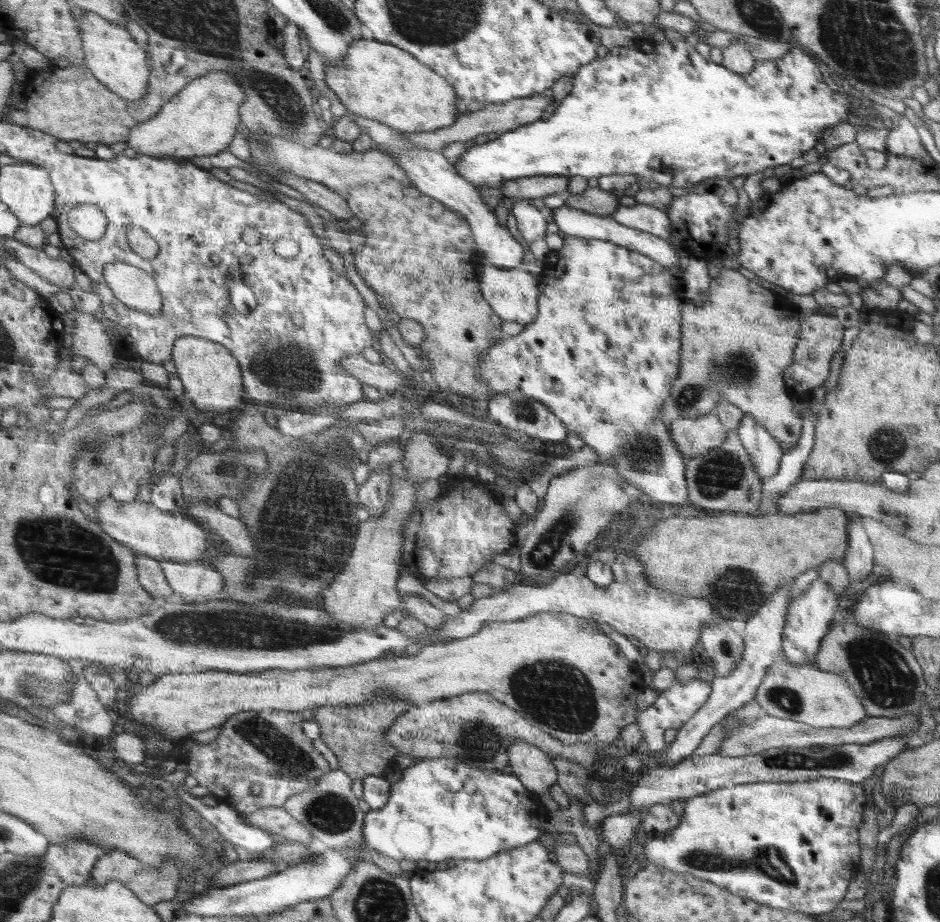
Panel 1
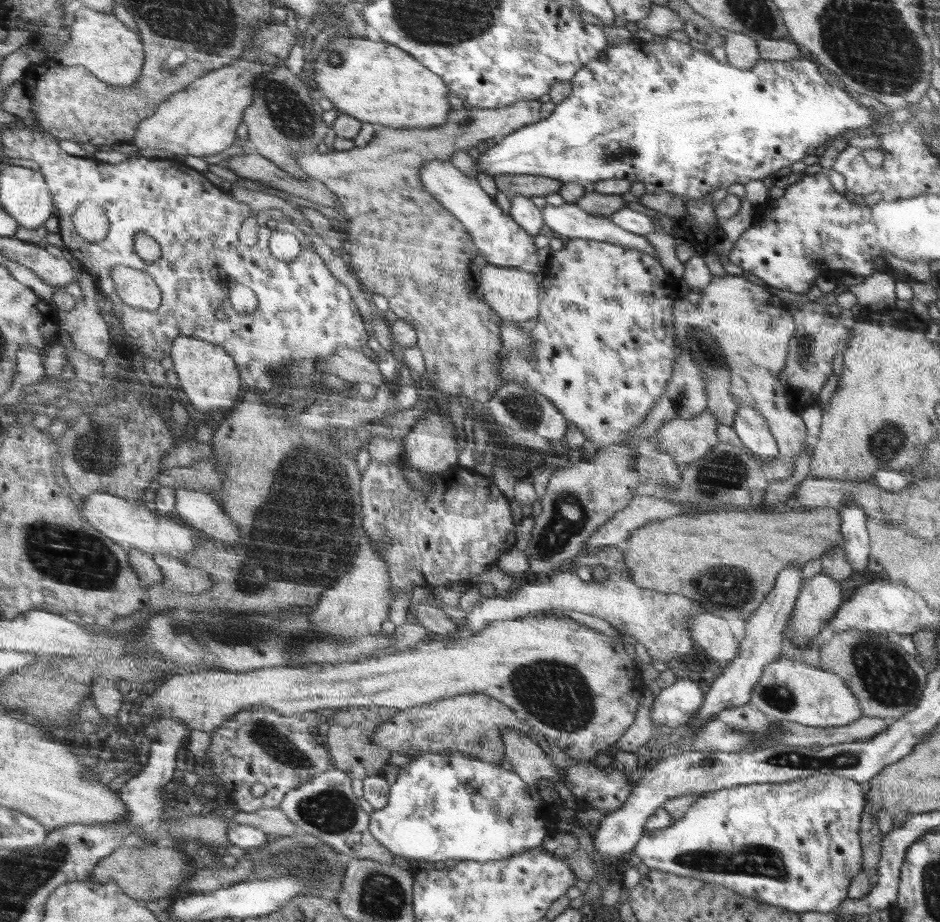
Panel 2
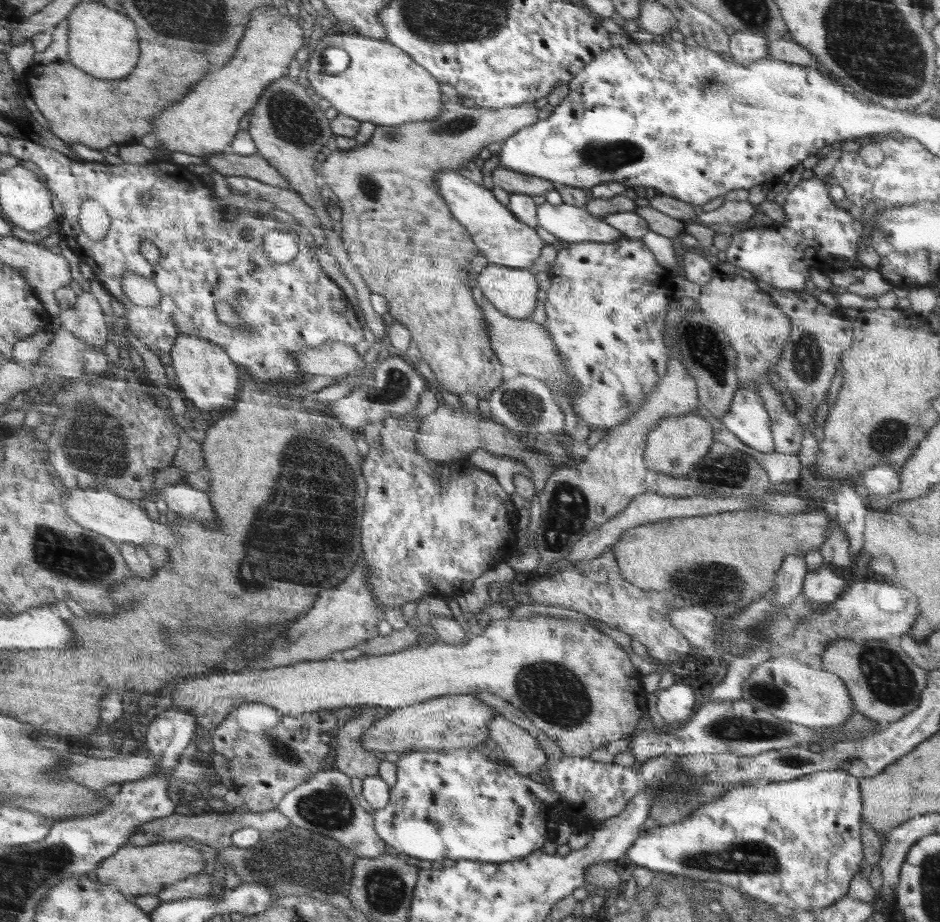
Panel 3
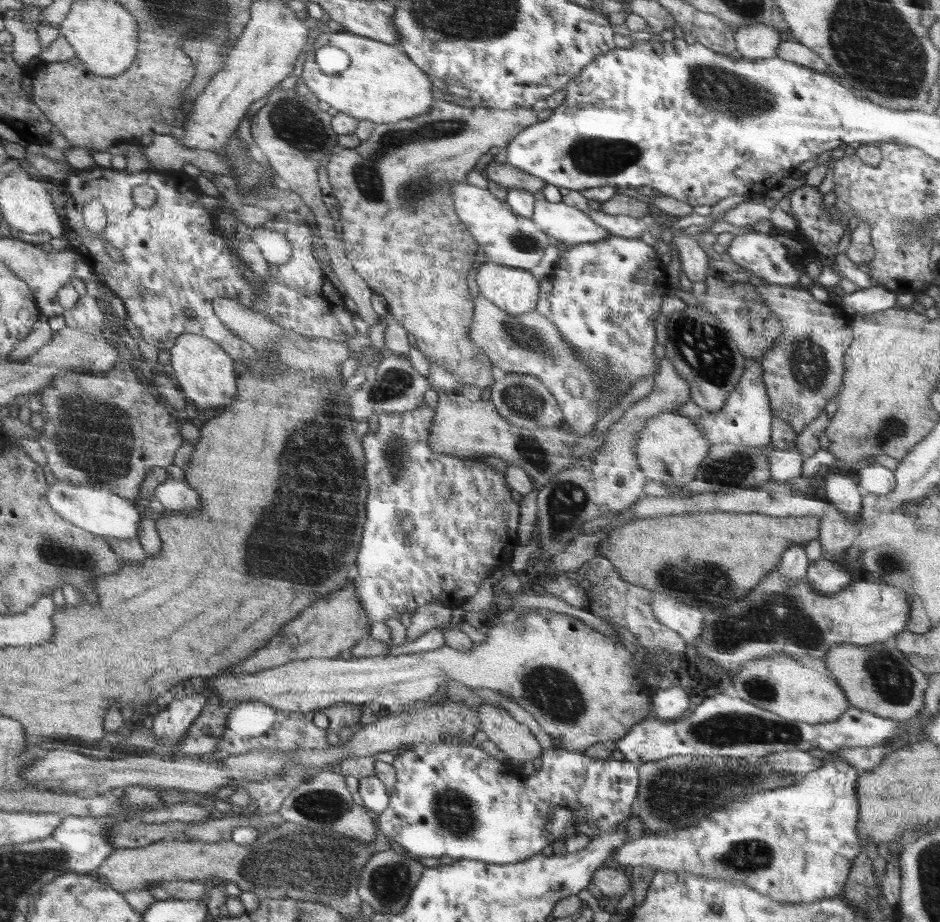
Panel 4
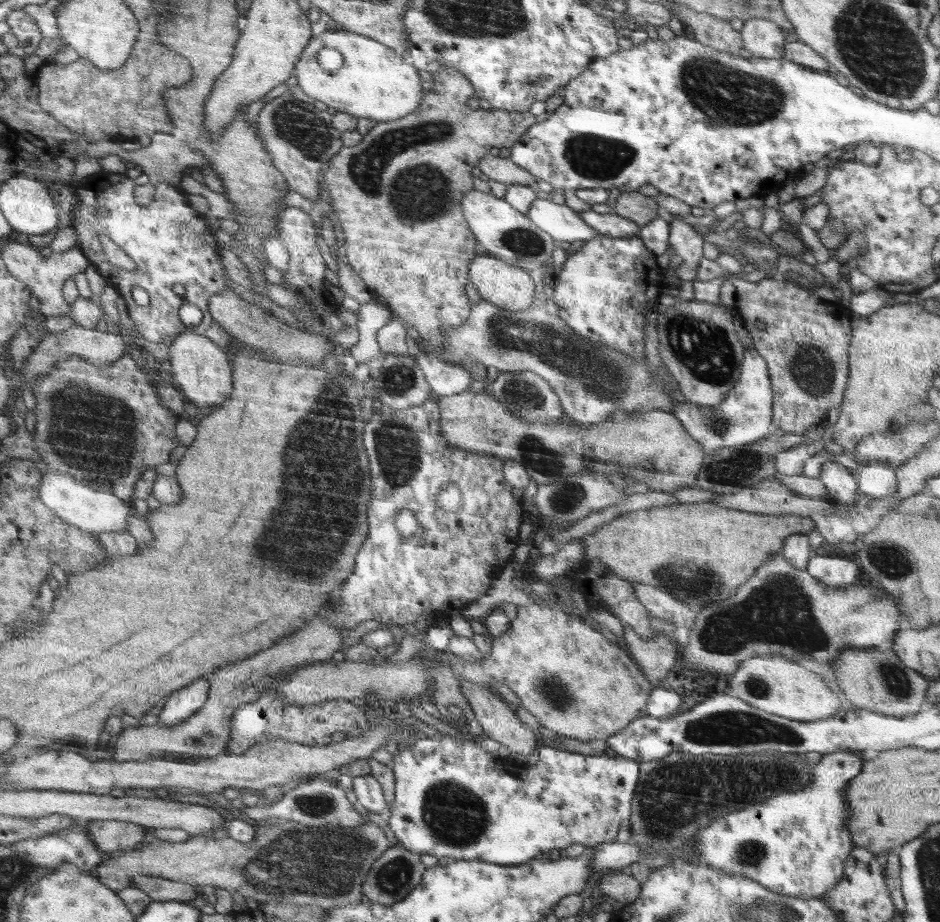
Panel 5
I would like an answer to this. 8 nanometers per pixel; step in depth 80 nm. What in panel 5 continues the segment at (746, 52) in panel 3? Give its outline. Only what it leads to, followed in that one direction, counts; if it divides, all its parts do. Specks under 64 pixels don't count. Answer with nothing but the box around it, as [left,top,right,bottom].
[740,19,784,59]

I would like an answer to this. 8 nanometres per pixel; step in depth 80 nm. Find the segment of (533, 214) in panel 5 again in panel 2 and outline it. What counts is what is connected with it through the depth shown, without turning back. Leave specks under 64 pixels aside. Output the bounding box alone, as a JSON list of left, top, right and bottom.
[541,203,656,258]

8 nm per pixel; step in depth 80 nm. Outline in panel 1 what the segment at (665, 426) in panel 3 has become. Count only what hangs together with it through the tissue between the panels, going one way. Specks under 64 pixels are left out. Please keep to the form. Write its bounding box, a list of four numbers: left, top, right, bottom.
[668,412,728,461]

